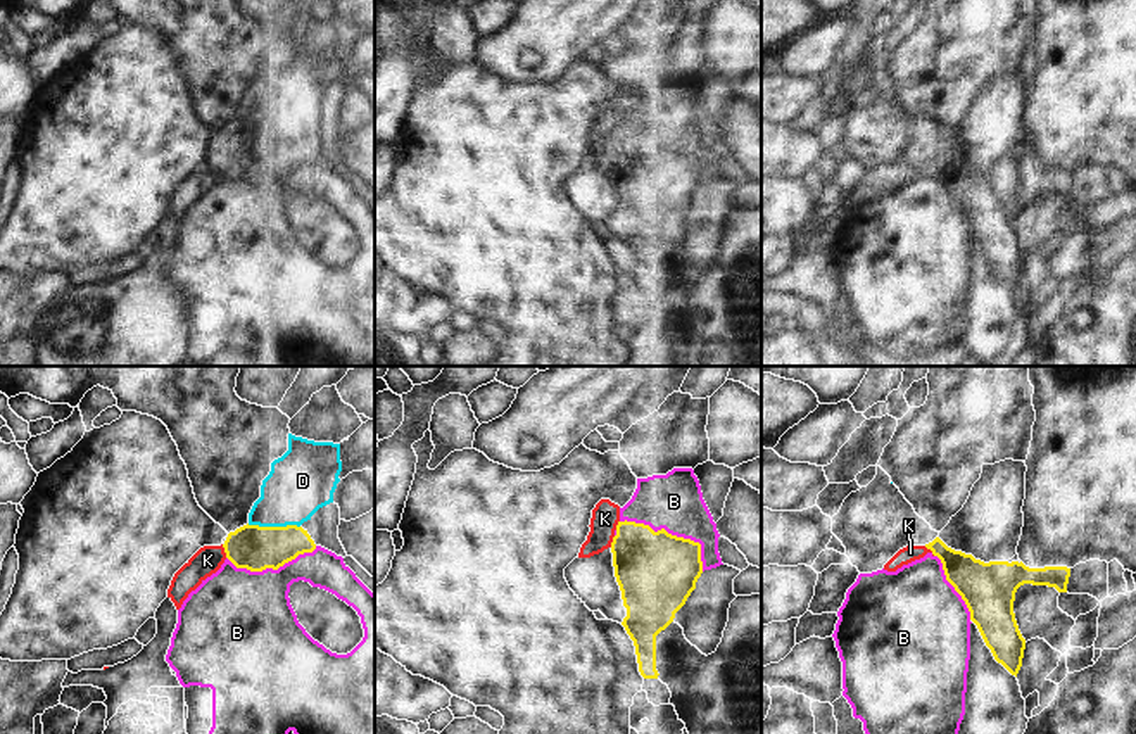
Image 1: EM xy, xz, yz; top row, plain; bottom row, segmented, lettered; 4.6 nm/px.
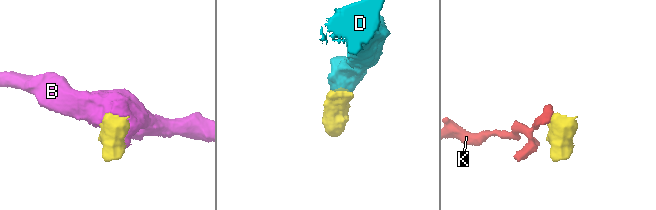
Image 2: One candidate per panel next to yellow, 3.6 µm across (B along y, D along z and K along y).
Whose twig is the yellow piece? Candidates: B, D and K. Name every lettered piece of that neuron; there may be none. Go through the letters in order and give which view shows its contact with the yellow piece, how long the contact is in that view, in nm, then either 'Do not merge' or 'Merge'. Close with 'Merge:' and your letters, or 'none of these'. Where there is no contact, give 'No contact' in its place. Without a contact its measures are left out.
B: Touches yellow in xz. Shared border 460 nm. Do not merge
D: Touches yellow in xy. Shared border 240 nm. Merge
K: Touches yellow in xy. Shared border 70 nm. Do not merge
Merge: D

